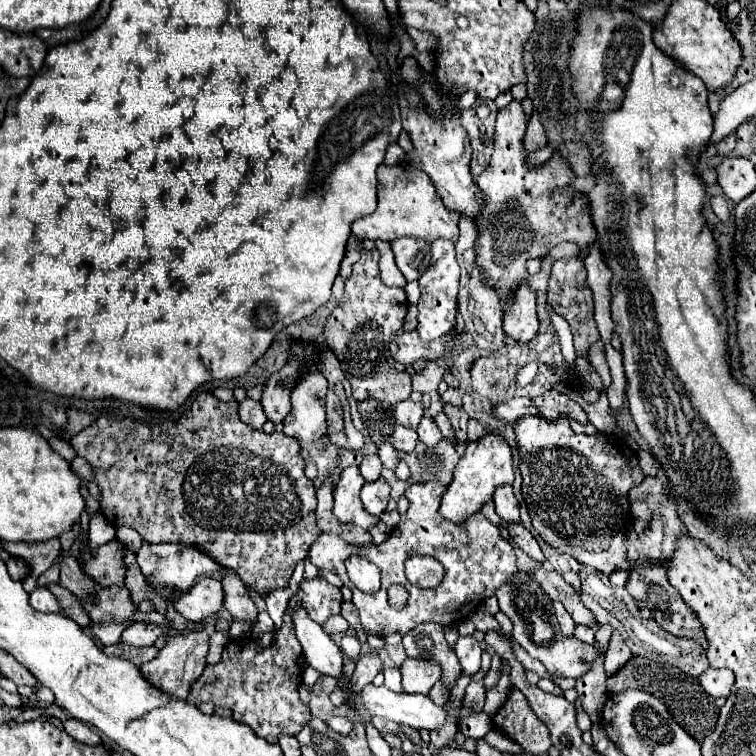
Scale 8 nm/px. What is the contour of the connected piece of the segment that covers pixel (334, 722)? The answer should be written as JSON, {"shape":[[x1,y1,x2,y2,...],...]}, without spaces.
{"shape":[[331,716,329,720,327,720,327,724,333,728,333,730,337,730,339,734,347,734,347,730,351,730,351,720,349,718,341,718,341,716]]}

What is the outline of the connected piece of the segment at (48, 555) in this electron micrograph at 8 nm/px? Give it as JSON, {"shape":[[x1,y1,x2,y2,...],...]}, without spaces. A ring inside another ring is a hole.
{"shape":[[51,538,51,542,39,542,35,546,27,542,3,542,3,550,29,564,31,574,23,580,23,586,27,592,33,592,37,588,37,578,51,568,51,564,61,552,61,546,57,538]]}

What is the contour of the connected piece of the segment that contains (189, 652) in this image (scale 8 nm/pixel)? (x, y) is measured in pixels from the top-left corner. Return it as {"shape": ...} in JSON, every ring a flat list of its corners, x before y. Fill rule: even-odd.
{"shape":[[191,630,191,632,181,632,177,636,167,636,167,646,163,646,157,654,157,658,145,662,141,666,141,674,147,682,157,686,159,690,165,690,167,694,175,694,175,698,185,700,189,694,191,684,203,674,207,662,207,648,209,648,209,634,205,630],[185,674,185,680,183,680]]}

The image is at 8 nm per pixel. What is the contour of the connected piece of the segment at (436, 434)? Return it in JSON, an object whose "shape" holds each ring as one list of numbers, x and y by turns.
{"shape":[[425,416,425,418,421,420,417,432,419,432,419,440,421,440,423,444,427,444,427,446,435,446,435,444,443,438,443,434,437,430,433,418,429,418,429,416]]}

